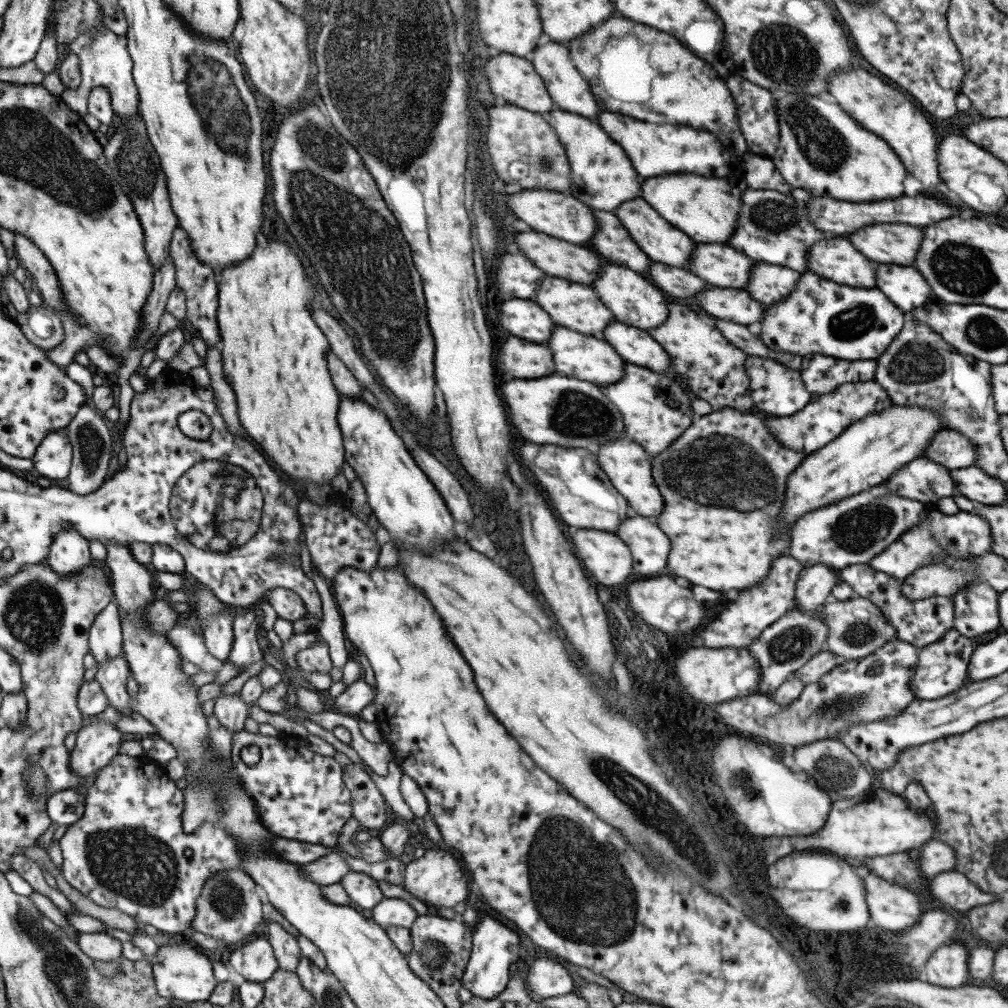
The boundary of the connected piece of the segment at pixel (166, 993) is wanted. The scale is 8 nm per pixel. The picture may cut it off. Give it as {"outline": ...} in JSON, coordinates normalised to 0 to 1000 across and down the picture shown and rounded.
{"outline":[[[177,935],[160,938],[154,946],[144,949],[152,965],[155,985],[165,991],[175,991],[182,994],[203,994],[210,985],[214,972],[211,970],[210,955],[188,937]]]}

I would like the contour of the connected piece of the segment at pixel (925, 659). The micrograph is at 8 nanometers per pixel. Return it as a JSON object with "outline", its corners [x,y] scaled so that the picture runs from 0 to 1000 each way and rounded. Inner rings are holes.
{"outline":[[[946,624],[939,625],[932,637],[911,645],[910,659],[902,677],[902,686],[908,693],[930,694],[953,681],[961,678],[959,674],[959,659],[965,641],[961,634],[950,629]]]}

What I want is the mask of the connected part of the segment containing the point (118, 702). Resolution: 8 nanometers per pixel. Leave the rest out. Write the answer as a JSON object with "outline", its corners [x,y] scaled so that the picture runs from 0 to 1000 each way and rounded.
{"outline":[[[118,650],[108,655],[95,658],[96,667],[93,675],[104,688],[107,700],[115,702],[121,710],[128,710],[129,690],[125,688],[124,679],[129,671],[126,656]]]}

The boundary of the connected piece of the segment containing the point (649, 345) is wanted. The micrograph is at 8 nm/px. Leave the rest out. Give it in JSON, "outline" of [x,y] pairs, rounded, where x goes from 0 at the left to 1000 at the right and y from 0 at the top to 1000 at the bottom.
{"outline":[[[612,317],[604,318],[597,335],[618,356],[618,359],[637,363],[651,370],[665,367],[665,357],[656,343],[639,328]]]}

